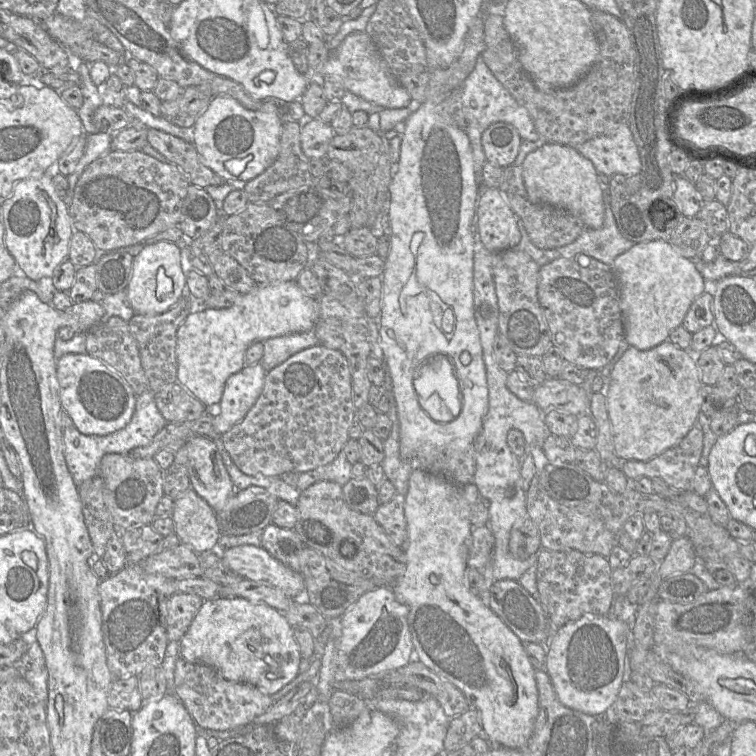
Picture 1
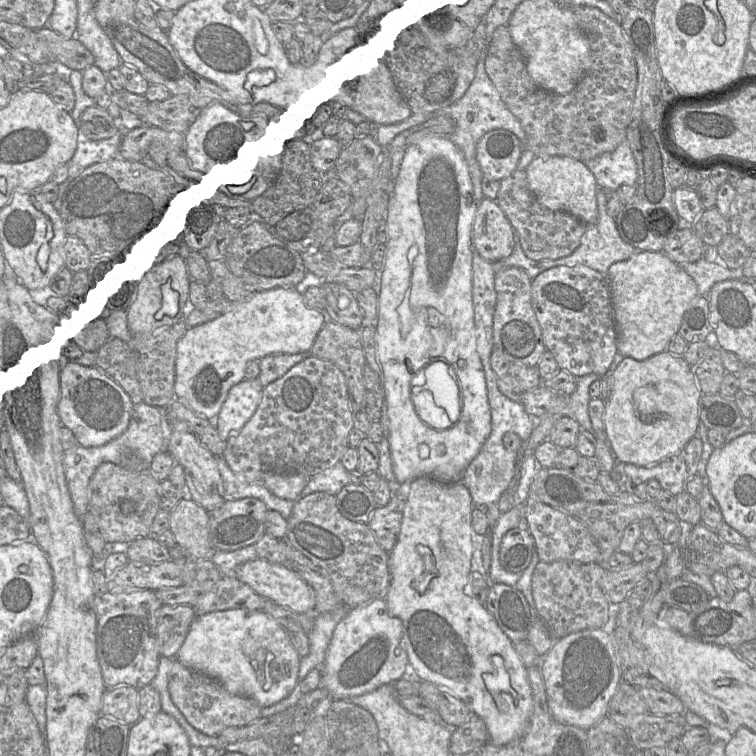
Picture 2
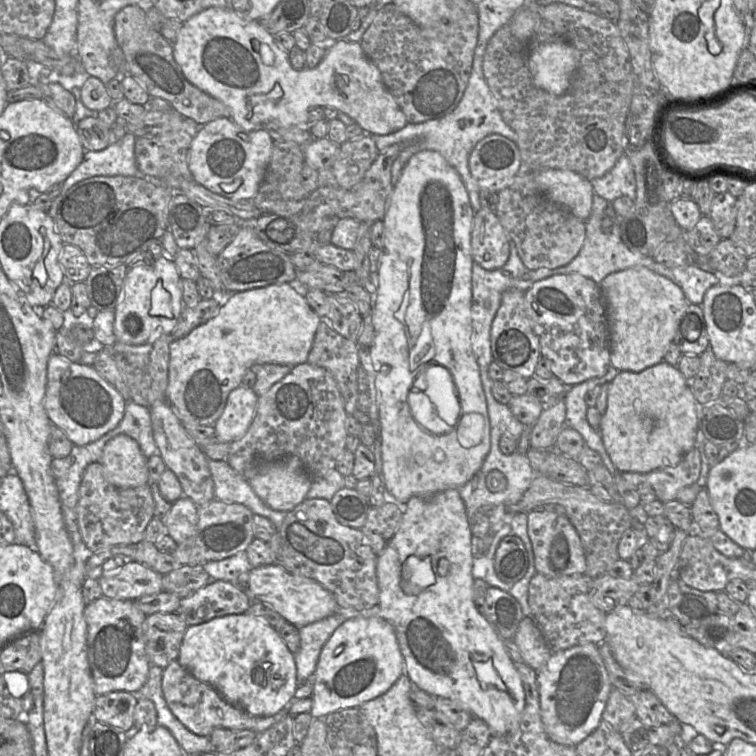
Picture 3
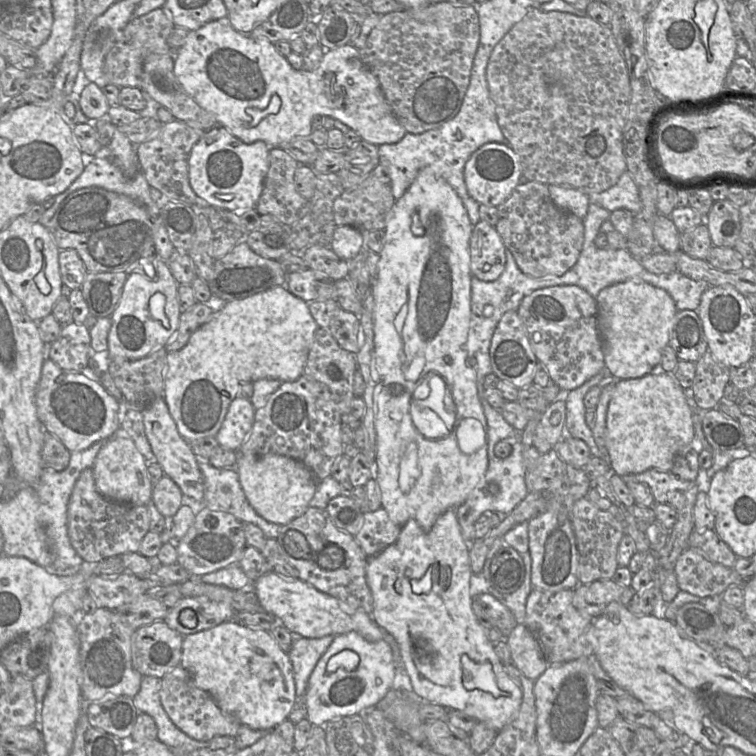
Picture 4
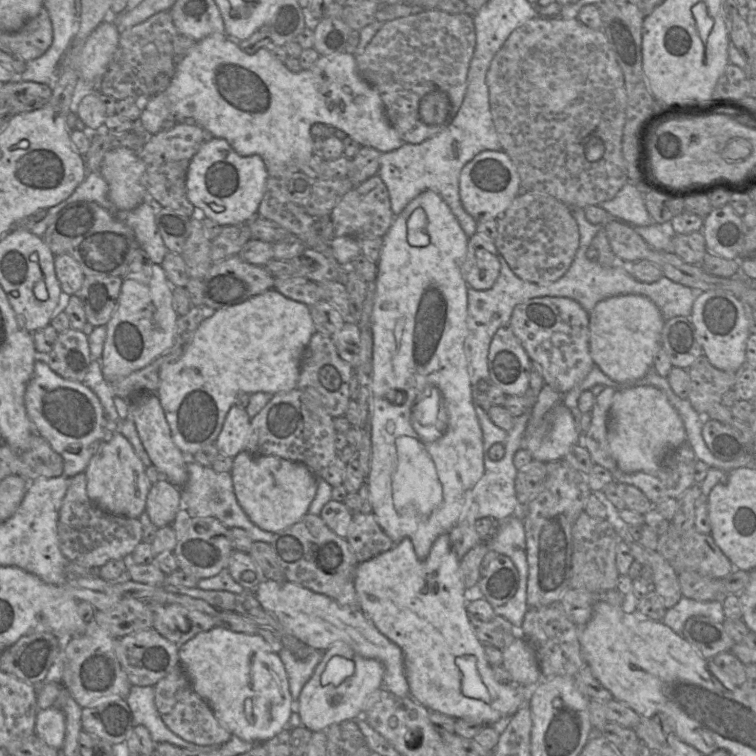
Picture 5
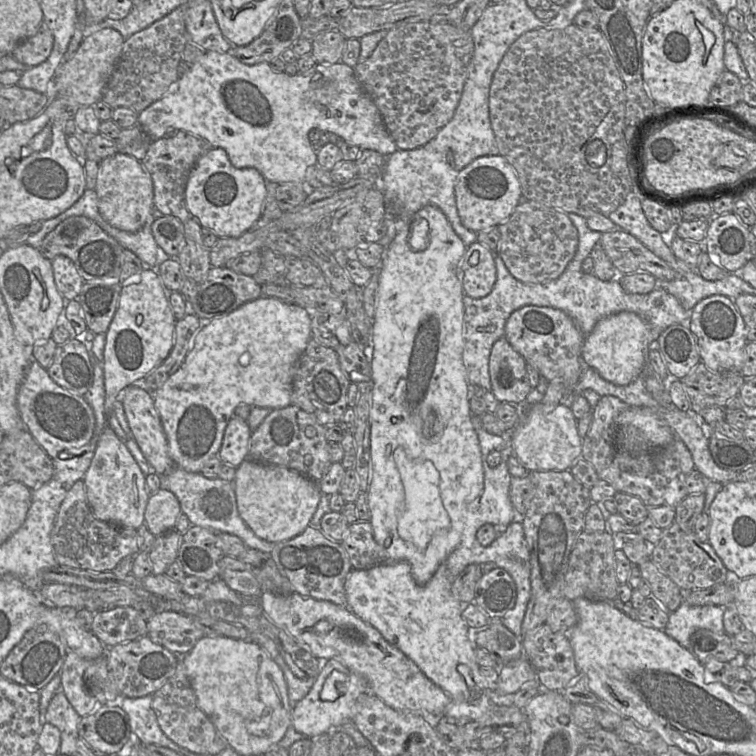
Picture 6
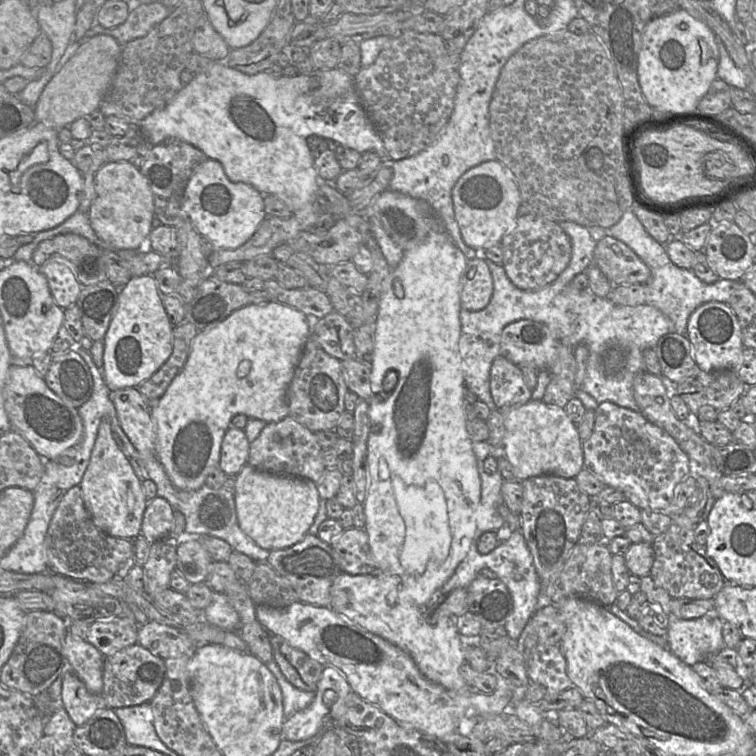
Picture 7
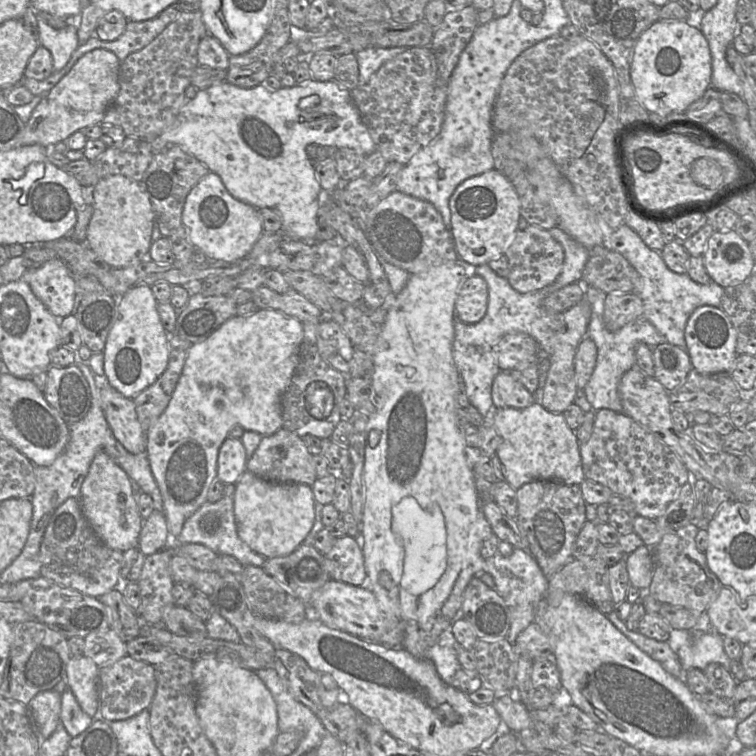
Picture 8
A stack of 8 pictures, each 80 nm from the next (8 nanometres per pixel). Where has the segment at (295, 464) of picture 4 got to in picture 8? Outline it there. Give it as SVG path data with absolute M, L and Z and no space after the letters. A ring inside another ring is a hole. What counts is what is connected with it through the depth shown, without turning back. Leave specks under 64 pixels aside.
M246 470L235 484L234 516L240 539L266 559L291 554L303 544L315 520L312 487L302 483L278 483Z

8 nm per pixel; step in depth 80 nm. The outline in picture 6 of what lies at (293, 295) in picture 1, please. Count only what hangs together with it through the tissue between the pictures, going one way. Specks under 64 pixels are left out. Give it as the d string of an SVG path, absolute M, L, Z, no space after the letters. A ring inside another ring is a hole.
M260 296L197 329L193 348L182 365L154 393L169 455L177 467L201 473L206 462L218 454L225 428L239 404L270 410L291 404L294 373L312 337L311 323L312 317L306 309L278 298Z

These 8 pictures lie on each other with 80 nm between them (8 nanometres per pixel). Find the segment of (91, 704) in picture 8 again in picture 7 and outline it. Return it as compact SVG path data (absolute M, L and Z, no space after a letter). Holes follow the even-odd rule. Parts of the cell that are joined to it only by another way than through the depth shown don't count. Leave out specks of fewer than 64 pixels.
M67 626L63 653L70 669L93 694L102 694L105 657L89 642L75 638Z

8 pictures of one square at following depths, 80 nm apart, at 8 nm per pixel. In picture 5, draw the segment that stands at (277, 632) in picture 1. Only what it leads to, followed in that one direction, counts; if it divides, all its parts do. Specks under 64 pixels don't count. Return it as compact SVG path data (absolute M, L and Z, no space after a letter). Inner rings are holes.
M214 627L197 634L179 647L180 666L195 692L204 699L220 724L233 736L252 743L267 741L280 733L292 716L292 697L285 667L277 653L260 635L236 633Z

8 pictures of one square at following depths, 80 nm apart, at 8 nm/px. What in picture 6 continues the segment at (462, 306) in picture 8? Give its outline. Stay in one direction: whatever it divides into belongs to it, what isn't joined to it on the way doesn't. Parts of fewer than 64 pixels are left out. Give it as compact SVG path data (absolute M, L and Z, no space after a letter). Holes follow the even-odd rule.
M478 240L466 248L460 263L461 281L466 296L473 299L489 295L497 278L495 256Z

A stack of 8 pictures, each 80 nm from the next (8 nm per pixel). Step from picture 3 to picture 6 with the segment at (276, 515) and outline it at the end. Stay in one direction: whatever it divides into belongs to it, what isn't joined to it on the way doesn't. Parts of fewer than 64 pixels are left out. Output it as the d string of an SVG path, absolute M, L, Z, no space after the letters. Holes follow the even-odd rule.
M180 467L160 475L160 487L172 492L179 501L181 512L185 514L191 525L208 528L217 533L229 533L239 537L247 548L270 553L274 543L257 537L245 524L238 513L234 482L219 477L208 479L202 473L188 472Z

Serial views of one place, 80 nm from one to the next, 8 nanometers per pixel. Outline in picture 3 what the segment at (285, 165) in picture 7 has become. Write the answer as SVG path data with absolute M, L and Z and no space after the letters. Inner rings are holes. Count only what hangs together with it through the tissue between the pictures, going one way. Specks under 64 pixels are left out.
M210 7L195 14L182 24L182 27L179 30L177 38L172 46L174 51L174 58L180 66L185 78L198 89L223 103L230 110L230 118L232 121L237 126L248 132L260 128L272 130L290 126L305 127L308 124L309 111L314 107L329 107L345 113L351 117L365 131L366 134L370 136L392 134L398 132L408 124L406 117L400 109L398 103L385 86L379 69L367 58L360 42L351 42L346 39L342 39L333 43L329 43L326 55L316 67L306 67L302 70L295 70L290 63L289 52L277 45L274 36L260 24L260 21L246 20L246 17L243 17L242 14L237 14L227 7Z

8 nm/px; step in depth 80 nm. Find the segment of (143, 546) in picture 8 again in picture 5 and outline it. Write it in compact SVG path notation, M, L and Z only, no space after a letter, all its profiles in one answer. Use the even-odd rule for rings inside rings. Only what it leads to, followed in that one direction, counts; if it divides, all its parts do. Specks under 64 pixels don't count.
M162 479L151 486L146 500L146 512L158 528L171 525L181 509L180 488L169 480Z

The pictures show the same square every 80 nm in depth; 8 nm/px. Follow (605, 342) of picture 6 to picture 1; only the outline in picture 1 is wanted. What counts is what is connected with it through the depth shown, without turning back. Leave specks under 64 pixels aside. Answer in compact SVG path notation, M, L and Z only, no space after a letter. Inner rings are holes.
M654 240L634 244L616 257L611 266L618 284L620 308L624 324L624 338L639 350L649 350L669 339L670 333L682 325L692 303L705 292L705 280L691 259L681 256L669 241Z

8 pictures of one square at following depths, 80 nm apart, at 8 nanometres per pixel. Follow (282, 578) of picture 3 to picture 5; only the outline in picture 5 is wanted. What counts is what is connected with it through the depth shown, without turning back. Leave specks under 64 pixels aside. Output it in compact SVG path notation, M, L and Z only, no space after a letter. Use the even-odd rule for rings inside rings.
M267 579L257 586L255 596L265 609L275 615L291 636L305 645L326 651L334 643L344 642L358 655L383 664L383 689L400 697L410 695L402 650L384 636L360 609L343 607L328 596L287 580L276 582Z

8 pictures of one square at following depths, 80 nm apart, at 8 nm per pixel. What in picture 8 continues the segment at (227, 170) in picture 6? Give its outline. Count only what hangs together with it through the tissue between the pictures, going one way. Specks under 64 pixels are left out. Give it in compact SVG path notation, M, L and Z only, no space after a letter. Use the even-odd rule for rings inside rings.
M209 171L190 190L182 211L182 224L187 228L194 247L211 260L235 263L244 259L263 233L259 209L233 198L220 176Z

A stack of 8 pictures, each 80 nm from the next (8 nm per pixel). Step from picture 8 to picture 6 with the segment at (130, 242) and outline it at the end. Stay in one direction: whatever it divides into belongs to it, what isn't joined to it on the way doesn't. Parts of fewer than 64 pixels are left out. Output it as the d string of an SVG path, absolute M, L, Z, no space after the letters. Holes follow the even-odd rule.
M117 152L105 158L99 166L95 191L102 218L111 226L125 232L139 231L153 215L153 183L143 162Z

